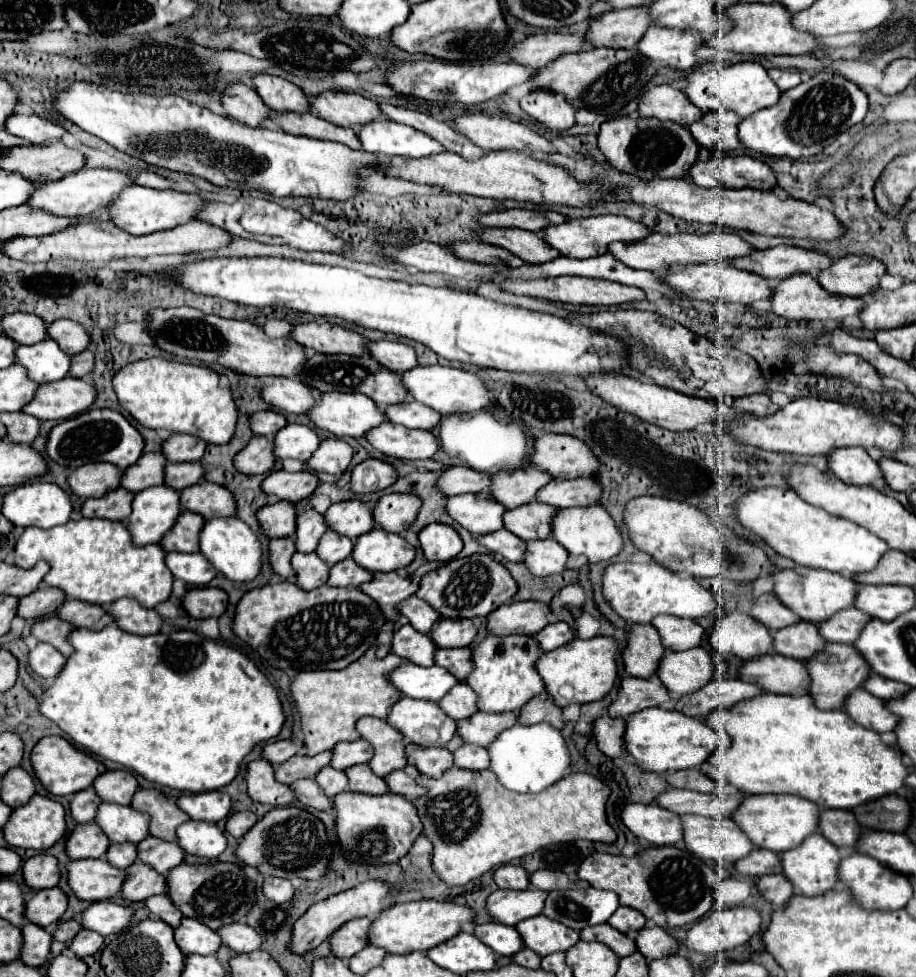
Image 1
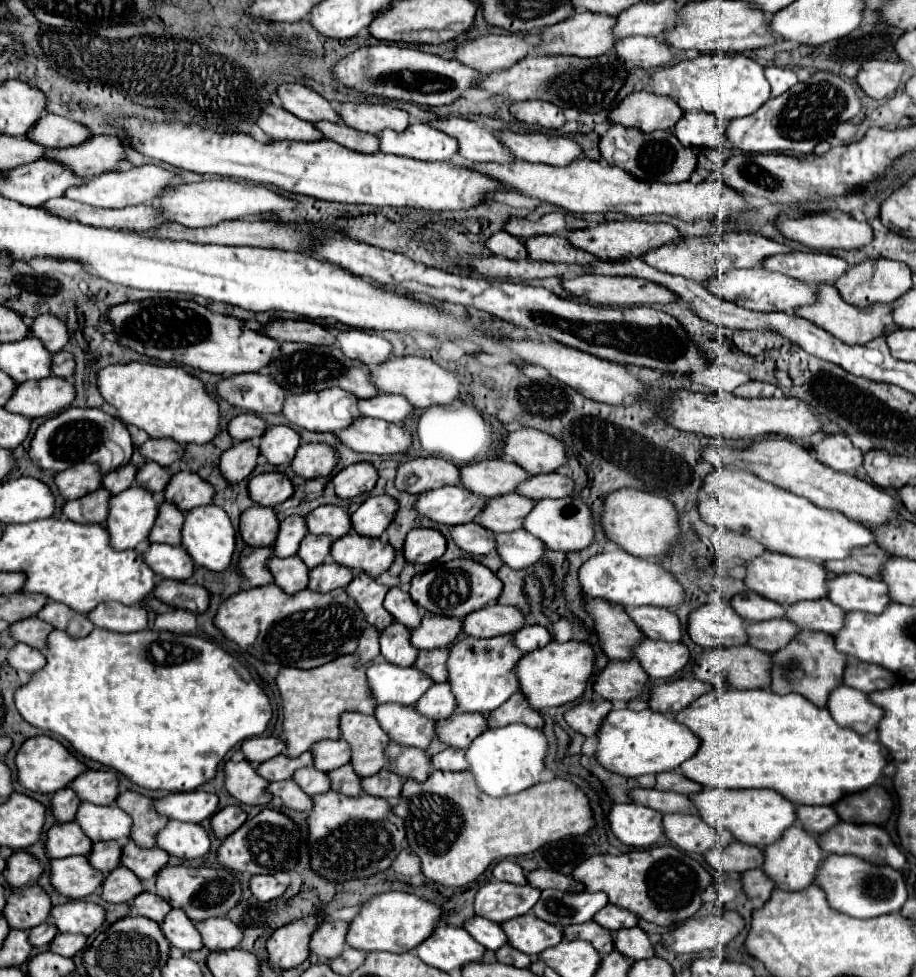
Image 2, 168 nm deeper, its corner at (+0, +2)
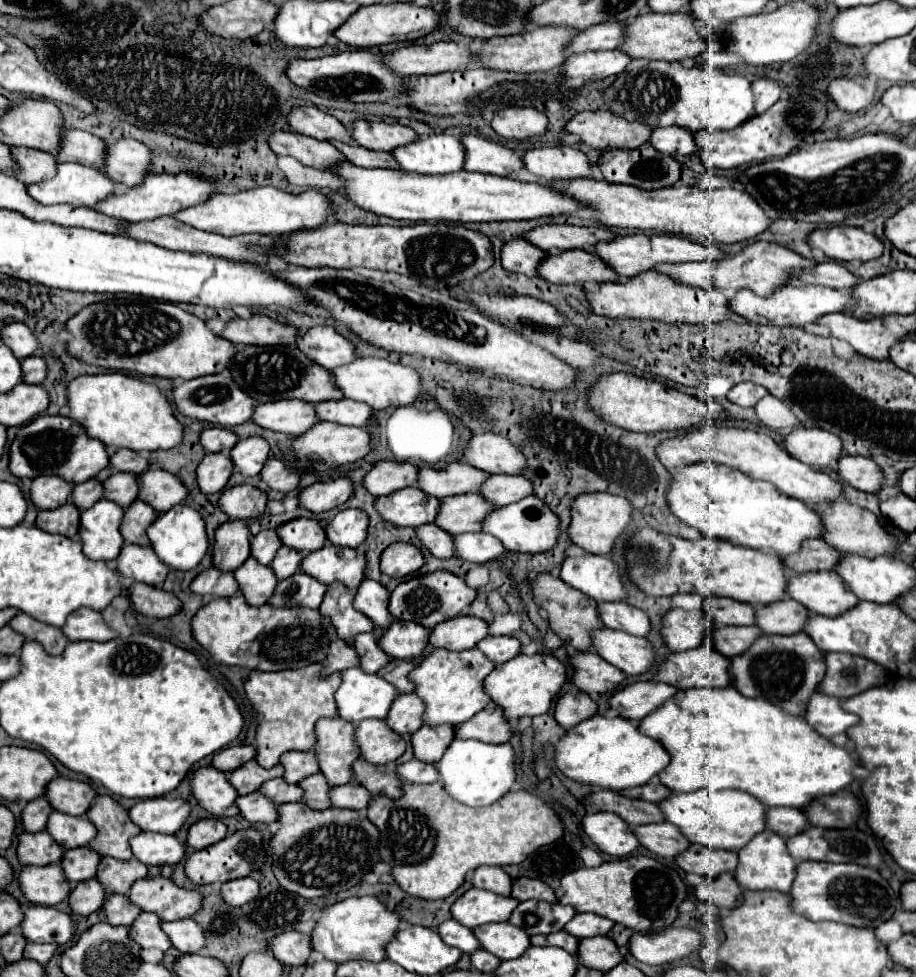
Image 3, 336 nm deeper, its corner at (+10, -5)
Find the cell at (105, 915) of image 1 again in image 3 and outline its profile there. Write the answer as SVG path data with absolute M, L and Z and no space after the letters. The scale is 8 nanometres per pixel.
M30 906L24 912L24 922L20 926L20 932L28 942L56 942L66 944L74 938L76 924L70 914L46 908L46 906Z

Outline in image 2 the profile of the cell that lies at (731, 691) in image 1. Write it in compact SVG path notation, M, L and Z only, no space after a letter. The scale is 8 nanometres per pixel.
M690 677L672 679L672 681L666 681L666 683L654 685L650 689L648 707L666 715L666 717L670 717L670 715L678 713L680 709L688 707L694 699L708 693L710 689L712 689L712 685L702 683L698 679L690 679Z

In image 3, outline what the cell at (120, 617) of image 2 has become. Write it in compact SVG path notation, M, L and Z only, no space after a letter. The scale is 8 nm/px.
M80 608L72 612L62 630L68 634L70 642L76 640L108 642L118 636L118 632L104 620L104 616L92 608Z

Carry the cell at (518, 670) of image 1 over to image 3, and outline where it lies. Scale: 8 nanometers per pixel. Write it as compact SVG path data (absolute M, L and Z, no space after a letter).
M436 648L432 654L428 654L410 674L412 682L416 684L414 692L426 702L424 724L456 726L470 720L480 710L484 710L484 706L492 702L492 698L484 692L484 678L492 672L492 668L494 664L478 648L462 652Z

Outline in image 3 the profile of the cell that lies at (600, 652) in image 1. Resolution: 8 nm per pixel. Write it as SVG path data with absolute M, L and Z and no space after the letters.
M518 654L518 658L512 658L504 664L496 664L494 670L484 680L484 688L488 696L506 712L508 720L516 720L522 716L540 716L546 714L554 702L554 698L560 694L562 686L566 682L566 666L552 654Z

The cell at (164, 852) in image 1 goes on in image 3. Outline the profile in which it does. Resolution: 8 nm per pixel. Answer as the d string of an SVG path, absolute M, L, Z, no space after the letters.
M104 856L98 866L96 878L106 886L108 892L114 894L128 894L132 884L140 878L148 876L148 866L142 864L140 860L132 858L128 862Z

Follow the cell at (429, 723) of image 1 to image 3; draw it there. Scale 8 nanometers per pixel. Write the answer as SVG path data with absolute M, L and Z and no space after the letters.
M376 718L358 724L356 742L362 750L362 758L372 764L396 762L406 750L404 738L396 734L386 720L376 720Z

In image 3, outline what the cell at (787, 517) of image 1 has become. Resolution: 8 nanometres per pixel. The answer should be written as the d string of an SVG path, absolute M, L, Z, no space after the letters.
M702 462L686 466L672 474L672 482L668 486L666 494L668 506L672 514L676 514L682 522L686 522L692 528L698 528L704 536L728 540L738 546L754 548L754 550L770 550L778 556L790 556L802 550L802 542L822 538L824 536L824 524L818 512L808 508L804 502L794 500L790 496L780 494L774 486L768 486L768 482L756 482L748 476L740 474L738 470L732 470L728 466Z

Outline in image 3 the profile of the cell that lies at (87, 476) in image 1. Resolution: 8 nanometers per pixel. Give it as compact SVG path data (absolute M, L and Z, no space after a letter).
M40 476L34 478L30 488L30 498L40 510L52 510L70 500L72 494L72 482L66 482L60 476Z

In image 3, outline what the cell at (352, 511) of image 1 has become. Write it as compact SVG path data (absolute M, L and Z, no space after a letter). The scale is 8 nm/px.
M296 518L278 528L280 540L286 546L292 546L300 550L302 554L308 554L312 550L320 550L326 544L326 532L324 526L314 518Z

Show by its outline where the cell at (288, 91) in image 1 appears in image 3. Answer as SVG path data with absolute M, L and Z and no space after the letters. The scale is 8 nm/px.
M298 106L292 108L288 114L288 124L292 130L316 138L316 140L342 140L342 142L350 142L350 132L330 114L322 112L316 106Z

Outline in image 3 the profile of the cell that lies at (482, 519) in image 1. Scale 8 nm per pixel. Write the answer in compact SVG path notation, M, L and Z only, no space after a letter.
M420 488L398 490L376 500L376 508L382 518L396 526L424 526L436 522L440 512L440 500L422 492Z

